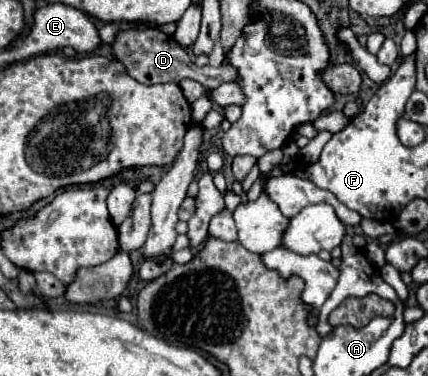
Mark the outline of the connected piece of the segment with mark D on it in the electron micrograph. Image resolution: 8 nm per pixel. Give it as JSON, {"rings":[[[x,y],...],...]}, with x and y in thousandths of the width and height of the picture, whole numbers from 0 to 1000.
{"rings":[[[301,77],[301,82],[283,82],[264,114],[264,146],[287,162],[287,173],[297,173],[297,189],[306,205],[315,205],[325,221],[339,226],[362,226],[362,221],[390,221],[390,215],[409,215],[418,221],[423,210],[442,205],[451,215],[465,215],[484,242],[512,231],[516,221],[530,215],[554,215],[554,184],[544,173],[535,173],[530,162],[516,178],[460,178],[446,152],[437,146],[437,136],[395,93],[362,82],[362,77]]]}

